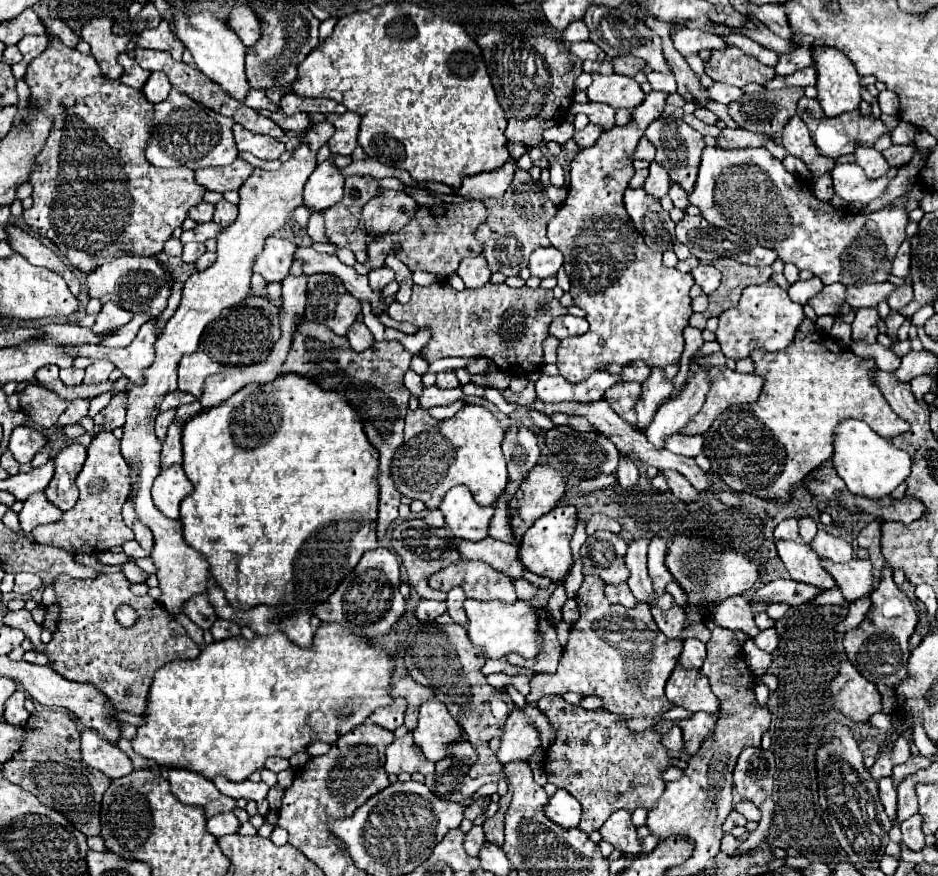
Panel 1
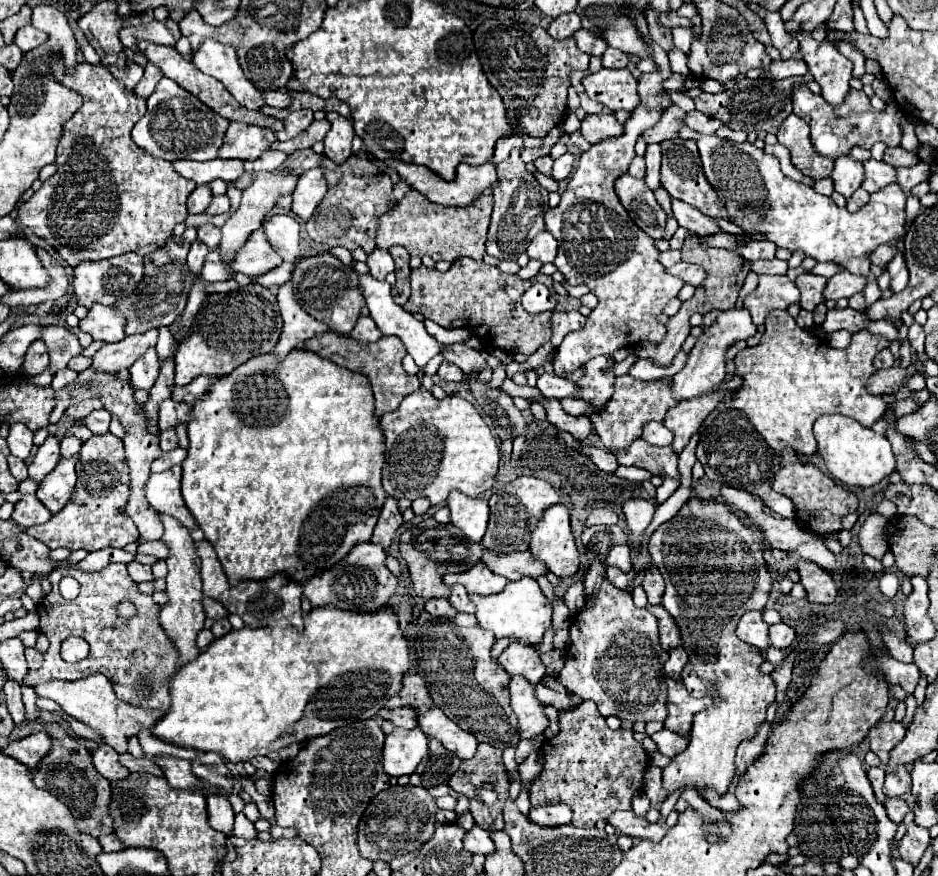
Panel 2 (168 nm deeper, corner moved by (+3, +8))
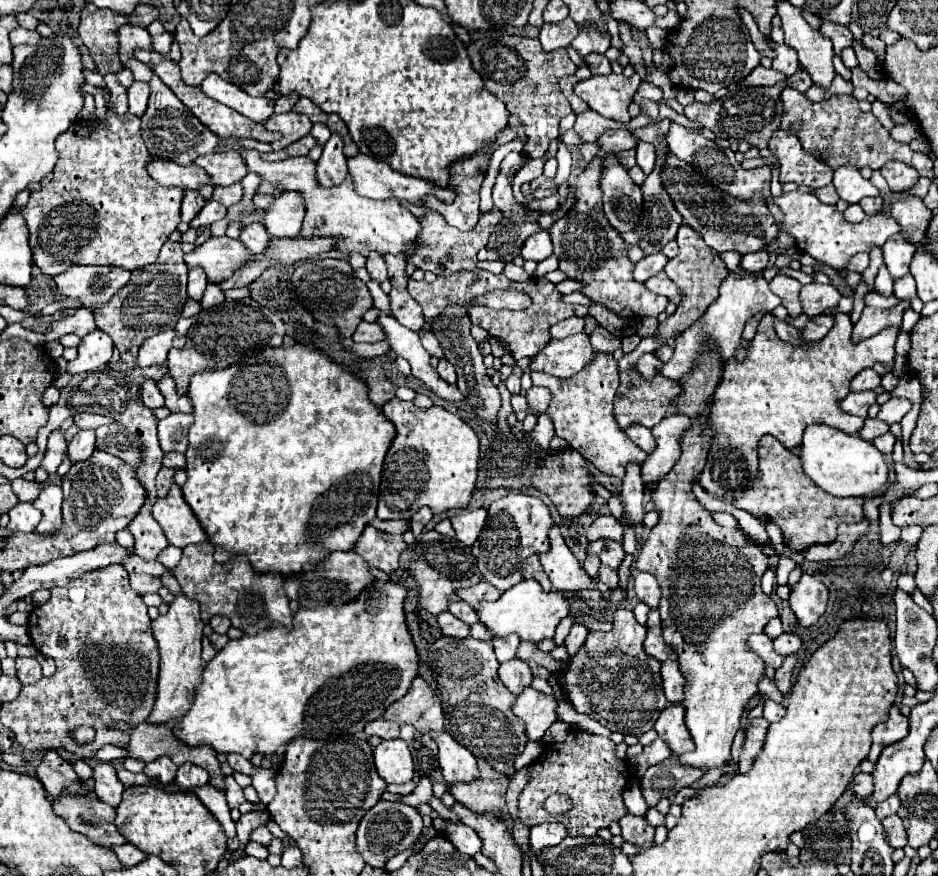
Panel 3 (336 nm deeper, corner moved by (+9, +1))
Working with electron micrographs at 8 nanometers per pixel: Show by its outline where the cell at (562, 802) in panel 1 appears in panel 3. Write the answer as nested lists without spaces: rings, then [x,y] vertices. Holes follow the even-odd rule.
[[[540,823],[530,827],[530,845],[536,855],[540,855],[544,847],[558,845],[564,837],[566,837],[566,827],[562,823]]]

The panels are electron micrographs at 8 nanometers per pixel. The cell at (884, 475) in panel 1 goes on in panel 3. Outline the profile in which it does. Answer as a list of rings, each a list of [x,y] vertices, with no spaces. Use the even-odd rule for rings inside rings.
[[[808,425],[800,447],[800,459],[806,475],[814,483],[818,483],[826,493],[832,495],[866,497],[878,493],[882,485],[888,481],[888,467],[884,463],[884,455],[874,447],[874,443],[834,427]]]

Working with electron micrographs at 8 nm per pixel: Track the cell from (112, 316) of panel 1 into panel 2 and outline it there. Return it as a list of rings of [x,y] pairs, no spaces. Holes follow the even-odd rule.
[[[96,304],[88,312],[84,320],[80,320],[80,330],[88,332],[92,340],[100,340],[104,344],[110,342],[120,342],[124,334],[124,316],[116,314],[112,306],[102,306]]]

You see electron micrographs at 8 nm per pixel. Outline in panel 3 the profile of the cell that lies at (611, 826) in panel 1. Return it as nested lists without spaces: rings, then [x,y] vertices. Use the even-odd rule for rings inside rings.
[[[626,813],[620,819],[620,827],[622,827],[622,839],[628,843],[634,843],[638,847],[650,845],[654,839],[654,827],[644,817]]]

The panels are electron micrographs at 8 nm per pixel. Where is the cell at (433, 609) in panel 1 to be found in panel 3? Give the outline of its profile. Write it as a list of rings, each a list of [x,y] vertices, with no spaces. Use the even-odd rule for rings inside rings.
[[[450,611],[438,613],[436,621],[438,621],[438,625],[440,625],[440,629],[442,629],[444,635],[450,635],[450,637],[468,637],[470,635],[468,625],[462,623],[460,619],[456,619]]]

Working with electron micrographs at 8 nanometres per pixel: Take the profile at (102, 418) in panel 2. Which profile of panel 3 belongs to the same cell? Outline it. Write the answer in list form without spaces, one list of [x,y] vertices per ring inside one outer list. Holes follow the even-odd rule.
[[[94,429],[80,431],[80,433],[74,435],[72,441],[68,443],[70,459],[72,459],[72,461],[84,461],[86,457],[92,455],[94,447],[96,447],[96,433],[94,433]]]

